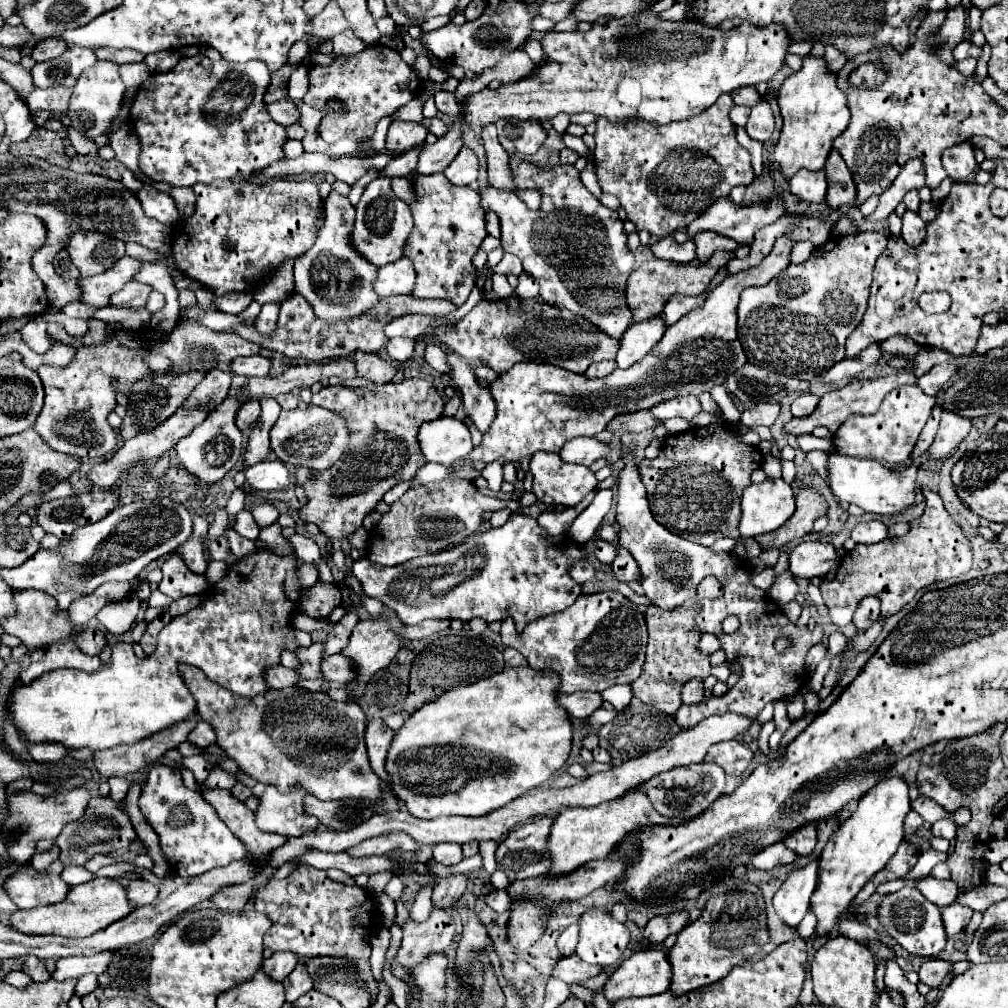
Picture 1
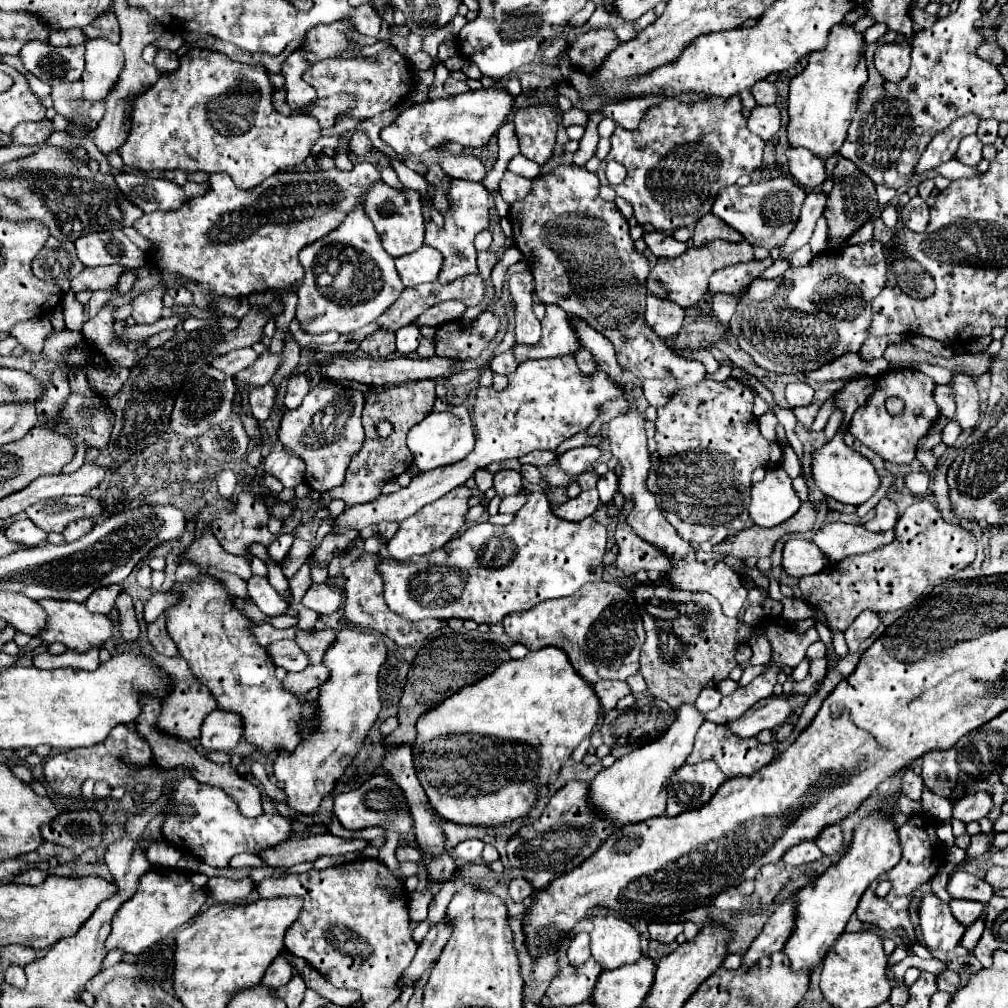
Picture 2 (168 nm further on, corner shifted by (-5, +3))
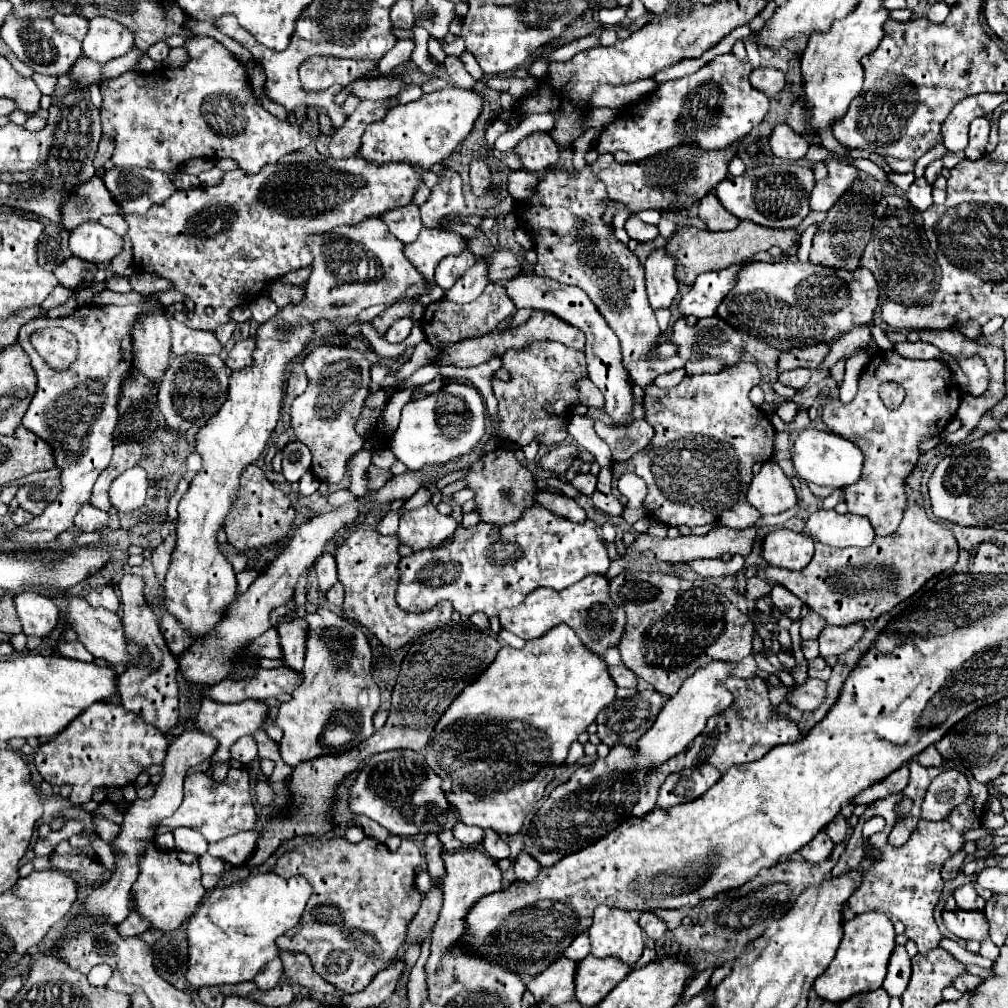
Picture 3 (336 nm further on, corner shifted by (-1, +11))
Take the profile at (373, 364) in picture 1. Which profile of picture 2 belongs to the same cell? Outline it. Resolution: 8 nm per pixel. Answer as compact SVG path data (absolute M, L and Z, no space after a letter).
M379 329L377 333L371 333L361 341L361 349L371 357L381 357L381 359L389 357L391 353L395 353L395 333Z

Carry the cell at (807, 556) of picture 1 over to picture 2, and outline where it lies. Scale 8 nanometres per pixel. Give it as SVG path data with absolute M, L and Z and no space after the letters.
M789 539L783 547L783 571L789 577L801 579L807 575L815 575L829 565L829 559L805 539Z

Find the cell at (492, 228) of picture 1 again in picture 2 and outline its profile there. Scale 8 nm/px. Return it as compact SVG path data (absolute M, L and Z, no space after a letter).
M505 171L503 181L501 181L501 195L503 195L503 199L505 199L509 205L515 203L515 199L527 197L529 191L531 191L531 181L529 181L529 179Z

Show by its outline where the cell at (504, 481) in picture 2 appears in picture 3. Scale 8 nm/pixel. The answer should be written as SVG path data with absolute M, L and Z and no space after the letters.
M495 449L493 453L475 461L469 467L469 475L465 477L465 481L469 483L471 489L475 489L475 503L477 503L477 511L481 513L481 519L487 523L499 523L499 525L517 521L523 509L535 503L533 495L539 489L533 481L531 471L525 465L521 465L515 459L515 453L509 449Z

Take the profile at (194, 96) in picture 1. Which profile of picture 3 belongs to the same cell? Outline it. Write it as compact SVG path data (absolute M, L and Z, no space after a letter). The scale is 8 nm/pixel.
M195 35L185 41L183 49L189 61L183 67L167 67L159 83L151 83L151 73L127 71L115 79L101 83L101 125L103 133L115 141L115 153L111 161L119 167L149 167L165 173L173 173L185 161L193 157L201 159L233 159L245 173L259 173L267 163L277 163L283 155L307 147L319 137L319 123L305 117L303 123L291 123L273 117L255 99L249 85L249 77L239 59L227 51L219 41L207 35Z

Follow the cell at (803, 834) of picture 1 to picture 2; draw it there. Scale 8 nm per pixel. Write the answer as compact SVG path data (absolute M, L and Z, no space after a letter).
M829 825L815 841L825 855L835 855L843 847L843 831L839 825Z

